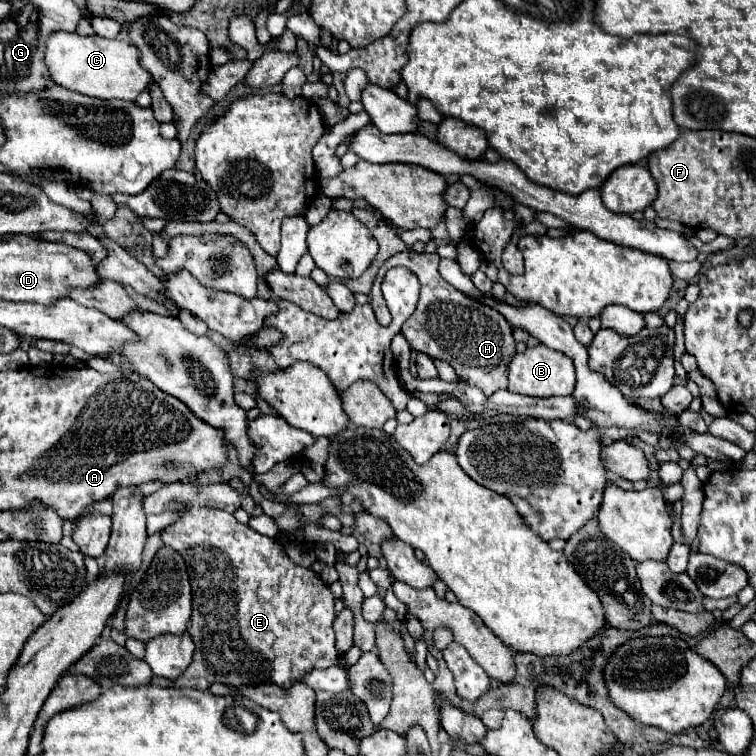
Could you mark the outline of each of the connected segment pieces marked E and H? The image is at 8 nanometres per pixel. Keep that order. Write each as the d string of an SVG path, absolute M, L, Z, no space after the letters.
M194 506L184 518L162 532L162 540L166 546L180 552L188 566L194 598L190 636L196 644L196 654L180 678L168 680L152 676L152 684L196 690L206 690L214 682L232 686L276 684L290 688L314 668L330 668L338 662L332 632L334 594L316 572L294 564L274 538L254 532L248 524L240 524L230 512Z
M412 250L400 252L384 262L380 268L374 286L372 286L372 308L376 312L376 318L382 326L390 324L390 310L386 306L386 300L382 296L380 284L386 276L386 272L394 266L404 266L416 278L420 280L420 298L414 314L404 322L402 334L406 336L408 344L416 352L424 352L432 358L446 360L458 374L460 380L480 388L486 396L494 394L496 390L506 388L508 384L508 364L512 356L516 354L516 340L512 336L510 324L502 314L490 306L482 306L478 300L462 294L456 290L452 284L448 284L440 274L438 274L438 254L416 254Z

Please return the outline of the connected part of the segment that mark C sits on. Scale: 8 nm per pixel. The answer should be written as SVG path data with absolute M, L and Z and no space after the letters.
M54 32L48 36L44 60L56 84L100 100L118 98L134 102L152 82L152 74L140 66L140 52L128 40Z

